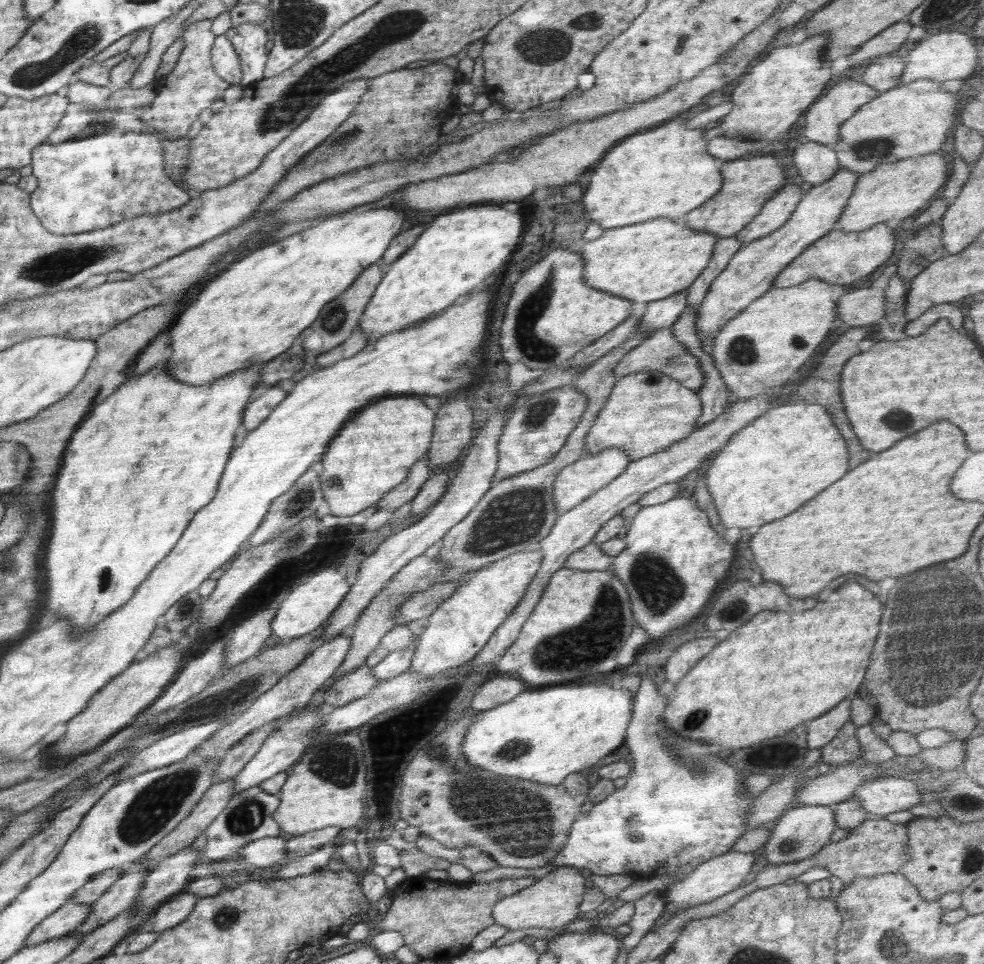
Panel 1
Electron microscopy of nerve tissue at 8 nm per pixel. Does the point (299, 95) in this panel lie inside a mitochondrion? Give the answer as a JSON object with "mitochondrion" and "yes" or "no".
{"mitochondrion":"yes"}

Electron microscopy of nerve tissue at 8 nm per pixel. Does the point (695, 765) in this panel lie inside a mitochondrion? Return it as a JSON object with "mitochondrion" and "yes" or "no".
{"mitochondrion":"yes"}

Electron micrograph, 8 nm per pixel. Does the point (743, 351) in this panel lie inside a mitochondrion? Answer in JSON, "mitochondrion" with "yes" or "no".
{"mitochondrion":"yes"}

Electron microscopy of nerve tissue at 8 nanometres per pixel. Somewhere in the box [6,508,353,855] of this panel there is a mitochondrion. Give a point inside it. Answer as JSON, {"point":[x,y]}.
{"point":[159,802]}

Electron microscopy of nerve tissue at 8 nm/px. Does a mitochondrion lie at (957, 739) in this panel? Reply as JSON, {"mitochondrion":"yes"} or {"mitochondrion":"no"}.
{"mitochondrion":"no"}

